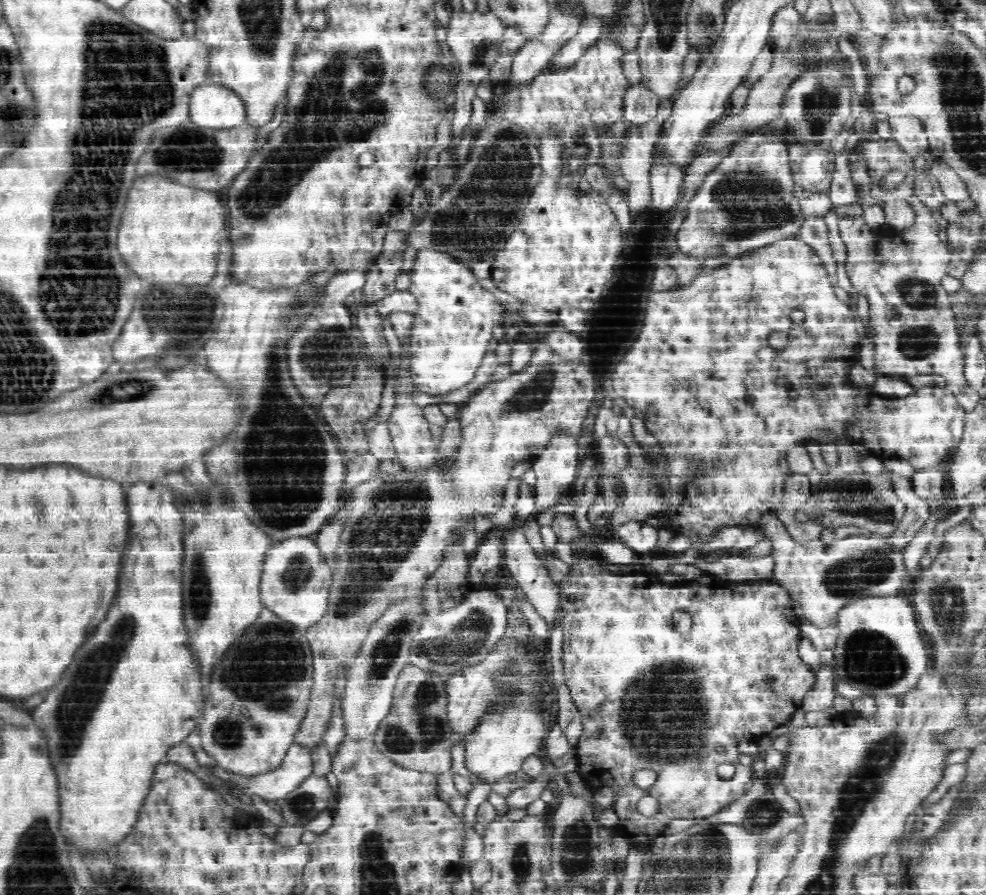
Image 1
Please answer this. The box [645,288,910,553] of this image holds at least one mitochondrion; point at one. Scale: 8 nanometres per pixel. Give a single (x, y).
(853, 496)

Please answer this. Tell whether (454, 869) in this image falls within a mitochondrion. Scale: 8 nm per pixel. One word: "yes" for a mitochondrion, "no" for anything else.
no

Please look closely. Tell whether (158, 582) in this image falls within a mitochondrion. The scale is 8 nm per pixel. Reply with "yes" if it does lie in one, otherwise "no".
no

